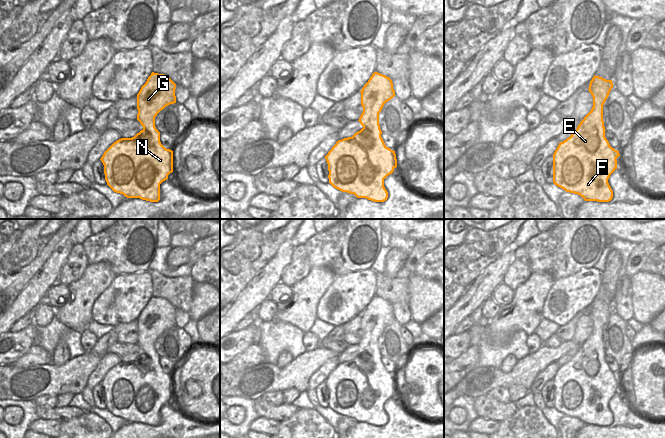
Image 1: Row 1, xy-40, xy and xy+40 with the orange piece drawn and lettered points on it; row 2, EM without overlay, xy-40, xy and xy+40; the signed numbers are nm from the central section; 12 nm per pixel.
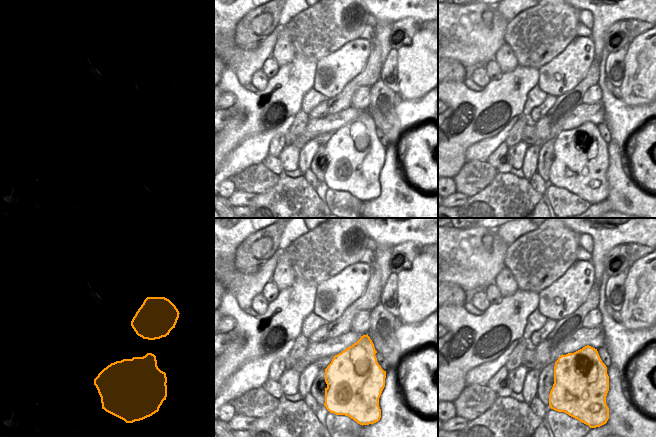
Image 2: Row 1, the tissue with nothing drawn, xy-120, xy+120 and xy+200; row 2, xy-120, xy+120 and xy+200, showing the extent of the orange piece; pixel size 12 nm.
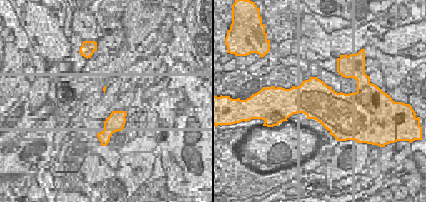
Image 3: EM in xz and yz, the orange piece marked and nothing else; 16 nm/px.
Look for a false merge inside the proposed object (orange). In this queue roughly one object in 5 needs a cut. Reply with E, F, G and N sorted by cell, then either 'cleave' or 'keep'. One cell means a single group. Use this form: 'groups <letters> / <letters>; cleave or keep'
groups E F G N; keep

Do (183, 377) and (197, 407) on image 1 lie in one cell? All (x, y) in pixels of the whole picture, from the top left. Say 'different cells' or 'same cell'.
same cell

